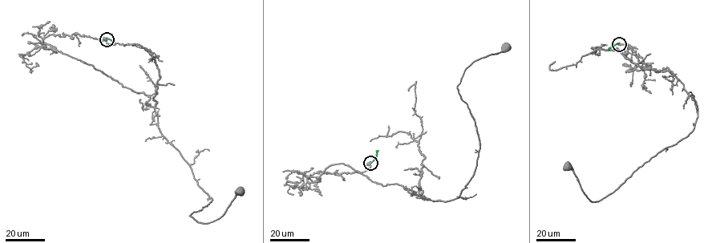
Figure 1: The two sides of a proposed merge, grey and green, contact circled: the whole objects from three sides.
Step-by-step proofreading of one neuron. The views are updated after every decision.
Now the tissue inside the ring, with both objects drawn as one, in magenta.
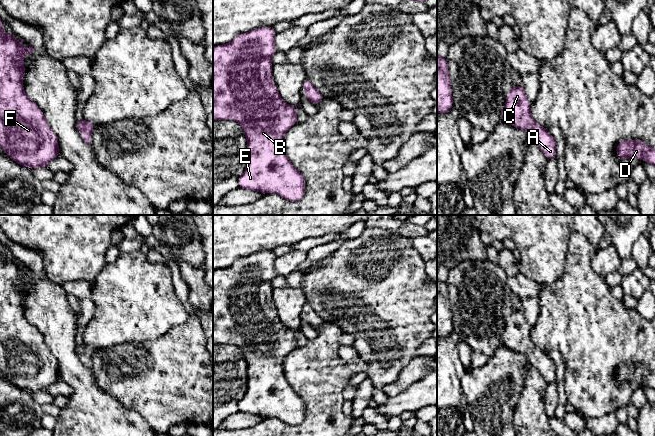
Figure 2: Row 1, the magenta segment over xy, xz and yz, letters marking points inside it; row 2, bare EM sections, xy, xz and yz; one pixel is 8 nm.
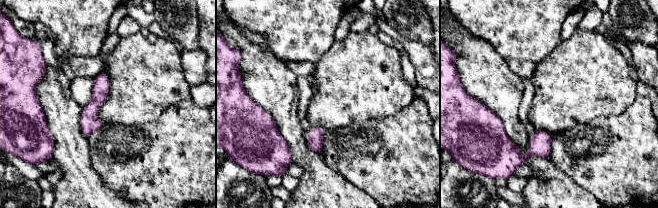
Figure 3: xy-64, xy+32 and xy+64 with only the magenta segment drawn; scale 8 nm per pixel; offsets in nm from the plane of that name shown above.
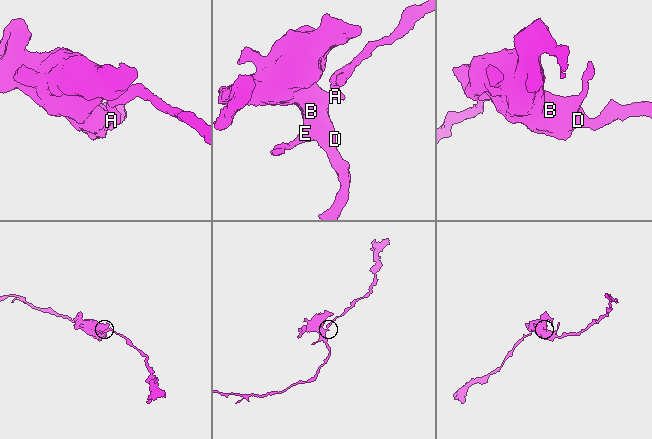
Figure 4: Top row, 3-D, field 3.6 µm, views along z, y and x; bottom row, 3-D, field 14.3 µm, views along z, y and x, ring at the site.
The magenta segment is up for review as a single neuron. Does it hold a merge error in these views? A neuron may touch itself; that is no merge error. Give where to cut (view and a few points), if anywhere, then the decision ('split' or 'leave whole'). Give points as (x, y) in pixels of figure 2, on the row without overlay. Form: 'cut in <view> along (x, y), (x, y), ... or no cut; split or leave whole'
no cut; leave whole

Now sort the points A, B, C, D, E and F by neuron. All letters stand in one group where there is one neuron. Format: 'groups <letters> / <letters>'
groups A B C D E F

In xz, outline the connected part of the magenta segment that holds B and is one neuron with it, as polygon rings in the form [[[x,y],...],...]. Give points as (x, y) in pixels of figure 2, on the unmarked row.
[[[260,251],[237,259],[231,266],[213,270],[213,344],[234,344],[243,352],[247,364],[247,391],[238,403],[245,414],[264,418],[274,417],[289,425],[298,425],[305,419],[306,404],[288,383],[284,370],[284,358],[298,346],[296,331],[283,325],[272,304],[272,281],[277,276],[276,257],[272,251]]]

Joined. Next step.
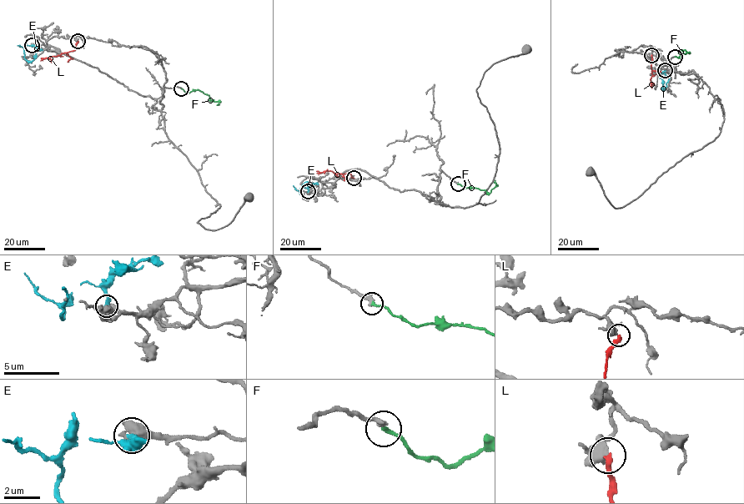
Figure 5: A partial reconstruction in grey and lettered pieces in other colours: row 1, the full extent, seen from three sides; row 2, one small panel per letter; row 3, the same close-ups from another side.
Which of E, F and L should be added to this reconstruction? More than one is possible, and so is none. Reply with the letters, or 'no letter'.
no letter

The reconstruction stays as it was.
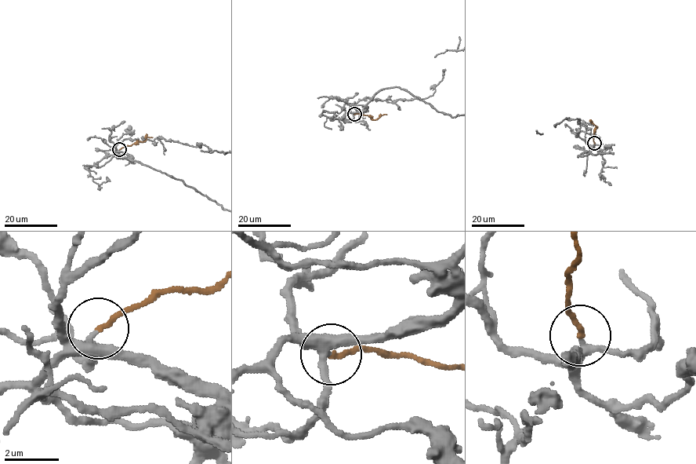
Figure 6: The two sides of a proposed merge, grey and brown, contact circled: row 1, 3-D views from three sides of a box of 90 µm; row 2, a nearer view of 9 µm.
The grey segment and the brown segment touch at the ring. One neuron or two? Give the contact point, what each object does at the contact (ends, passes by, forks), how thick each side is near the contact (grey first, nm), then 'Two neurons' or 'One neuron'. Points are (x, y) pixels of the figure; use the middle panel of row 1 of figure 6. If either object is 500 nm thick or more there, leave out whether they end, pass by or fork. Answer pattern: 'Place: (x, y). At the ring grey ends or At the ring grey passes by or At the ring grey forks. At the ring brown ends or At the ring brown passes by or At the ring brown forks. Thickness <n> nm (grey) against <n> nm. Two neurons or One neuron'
Place: (354, 114). At the ring grey forks. At the ring brown ends. Thickness 260 nm (grey) against 180 nm. One neuron

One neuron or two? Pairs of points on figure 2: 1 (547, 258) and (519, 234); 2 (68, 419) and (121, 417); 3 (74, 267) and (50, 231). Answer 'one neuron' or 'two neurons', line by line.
1: one neuron
2: one neuron
3: one neuron

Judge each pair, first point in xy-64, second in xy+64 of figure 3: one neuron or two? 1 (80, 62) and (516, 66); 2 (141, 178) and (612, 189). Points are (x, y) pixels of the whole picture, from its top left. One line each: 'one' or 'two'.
1: one
2: one

